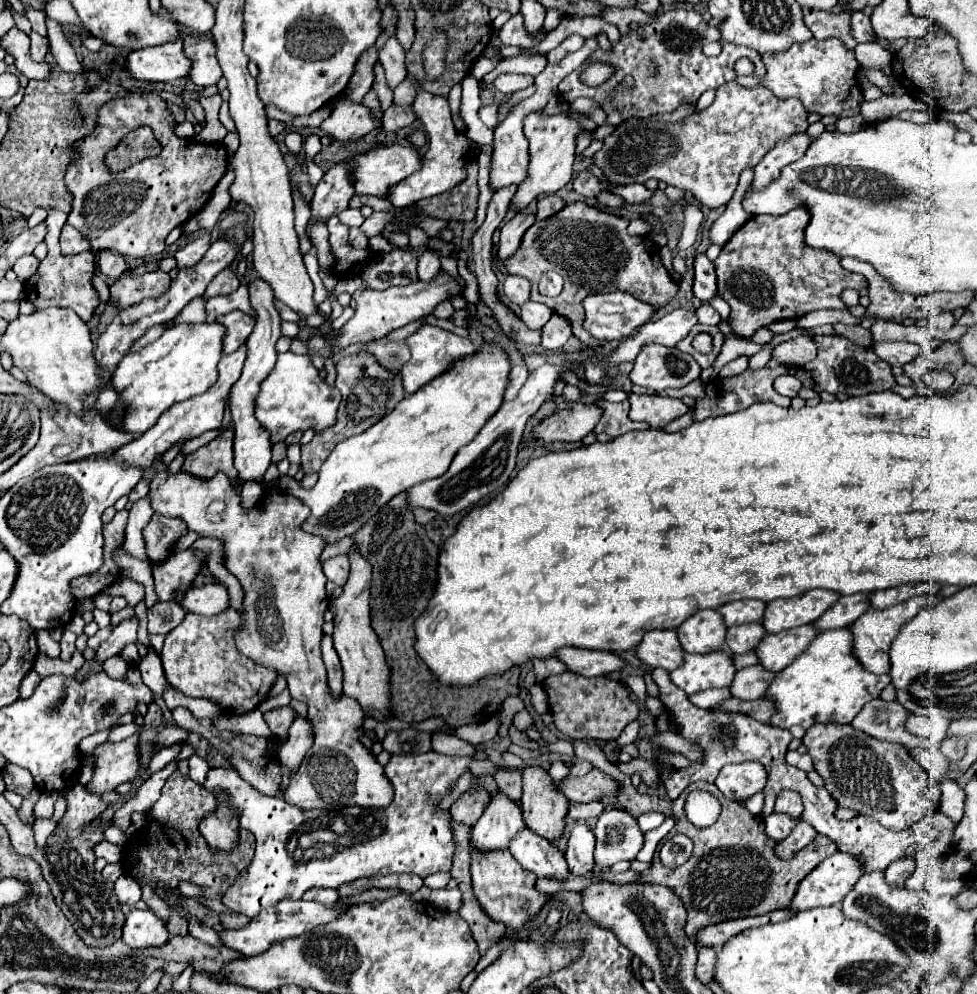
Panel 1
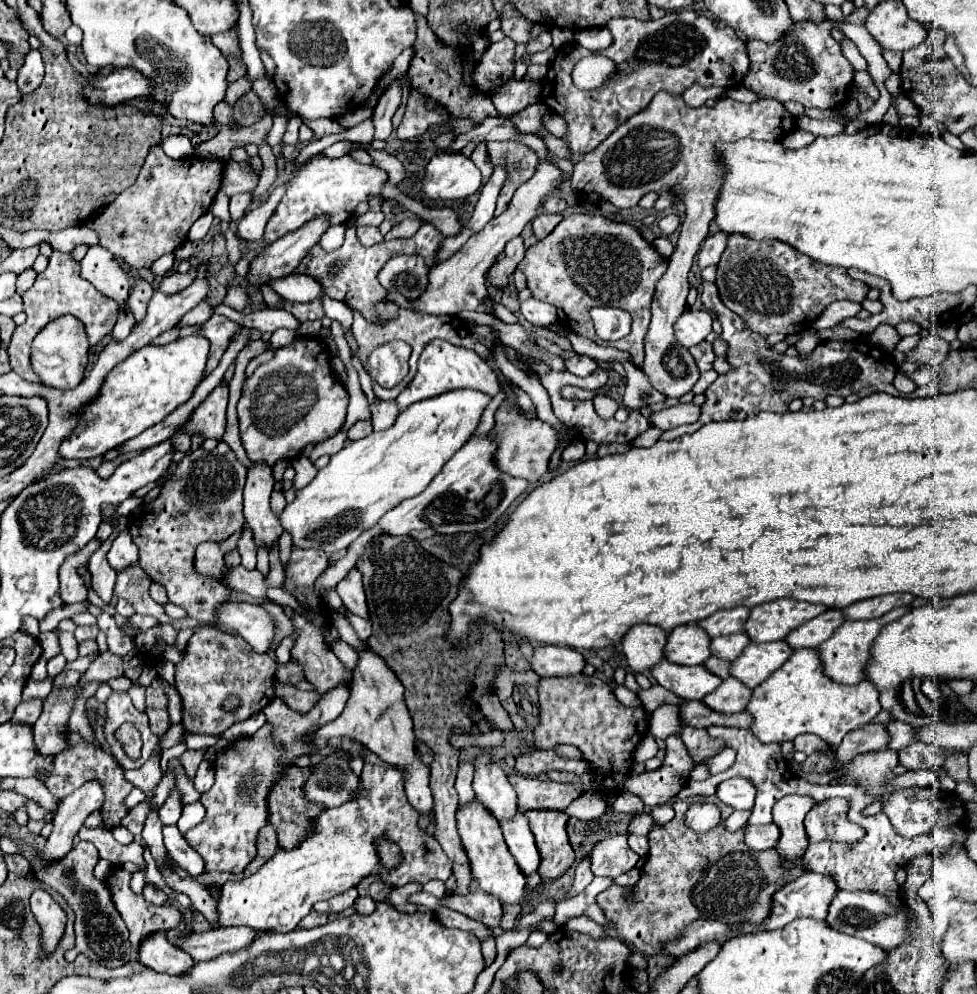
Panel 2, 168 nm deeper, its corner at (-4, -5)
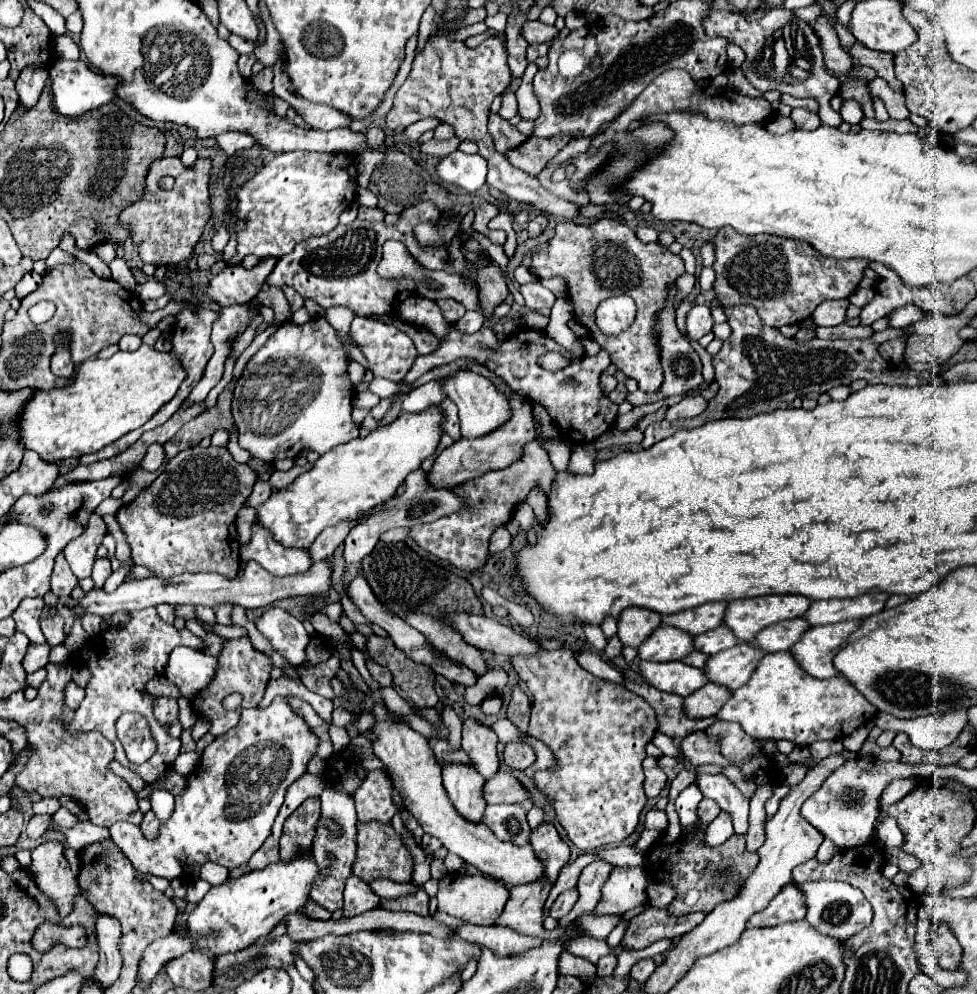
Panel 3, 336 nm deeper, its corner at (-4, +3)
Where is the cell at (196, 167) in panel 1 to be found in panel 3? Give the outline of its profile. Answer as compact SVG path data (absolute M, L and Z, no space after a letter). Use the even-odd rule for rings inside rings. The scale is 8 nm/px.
M158 158L150 164L142 198L128 204L120 212L120 226L130 230L132 242L142 262L170 266L188 260L192 256L192 250L198 238L202 236L208 218L212 216L208 194L210 174L212 174L210 158L198 158L192 166L184 166L180 158ZM162 176L176 178L172 190L166 192L158 186L158 180Z

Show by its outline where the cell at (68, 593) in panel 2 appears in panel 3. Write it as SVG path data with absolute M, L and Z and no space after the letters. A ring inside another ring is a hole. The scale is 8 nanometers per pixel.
M60 552L60 556L56 556L54 574L52 574L52 582L50 584L52 584L52 592L58 598L68 598L70 592L78 586L78 578L68 568L68 562L64 560L64 554L62 552Z

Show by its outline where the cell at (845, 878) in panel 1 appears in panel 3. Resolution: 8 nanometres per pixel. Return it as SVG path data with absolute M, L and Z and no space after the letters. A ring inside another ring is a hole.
M786 884L778 896L774 896L770 900L770 904L754 914L750 918L750 926L776 926L776 924L784 924L784 922L792 922L792 920L800 920L806 916L806 908L804 908L804 896L800 892L800 888L796 884Z

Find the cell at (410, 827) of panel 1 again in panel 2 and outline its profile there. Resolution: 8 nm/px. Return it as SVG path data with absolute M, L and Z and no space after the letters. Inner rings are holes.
M364 764L362 776L360 776L360 796L354 802L346 802L338 808L328 808L320 820L316 820L316 836L310 836L294 848L292 852L280 850L274 858L270 858L256 874L250 878L242 878L236 882L226 882L220 888L220 898L218 898L218 926L236 926L240 922L246 922L244 926L250 926L256 932L292 932L298 922L312 910L314 902L318 900L330 900L336 894L346 892L348 888L356 886L364 876L380 872L384 882L392 886L404 886L408 882L420 882L426 884L428 880L448 880L452 874L452 862L436 842L436 838L428 836L424 830L418 828L418 814L412 810L404 796L404 780L402 772L388 766L388 764ZM378 838L392 840L400 846L402 850L402 864L394 870L380 868L378 856L376 856L376 846L374 842Z

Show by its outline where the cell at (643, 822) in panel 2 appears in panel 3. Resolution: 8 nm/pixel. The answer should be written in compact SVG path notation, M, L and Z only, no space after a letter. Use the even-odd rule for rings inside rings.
M648 810L646 818L644 818L644 828L654 828L654 830L666 830L668 828L668 818L666 818L666 812L662 810Z

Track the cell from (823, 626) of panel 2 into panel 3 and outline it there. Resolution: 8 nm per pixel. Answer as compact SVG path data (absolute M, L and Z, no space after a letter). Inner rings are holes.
M792 618L792 620L776 622L776 624L764 628L758 634L756 640L754 640L754 644L758 644L766 652L790 650L804 636L804 632L808 632L810 628L812 626L804 618Z

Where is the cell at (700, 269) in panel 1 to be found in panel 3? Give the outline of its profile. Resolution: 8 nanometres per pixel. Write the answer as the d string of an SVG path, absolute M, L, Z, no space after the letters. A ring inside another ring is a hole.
M752 306L724 308L728 324L732 326L732 336L724 342L722 350L712 358L716 372L716 382L720 390L710 400L708 408L690 420L660 420L646 428L642 446L650 448L652 444L668 438L676 430L696 428L708 420L720 418L750 418L762 412L772 412L778 408L788 408L796 396L806 396L808 392L828 392L830 388L850 384L858 378L864 378L868 384L888 384L888 386L920 386L930 382L928 376L916 378L916 372L910 376L902 374L894 364L888 364L880 354L878 346L896 336L904 336L902 330L886 328L884 332L874 332L868 340L810 340L794 342L792 338L782 336L776 328L764 326L760 316Z

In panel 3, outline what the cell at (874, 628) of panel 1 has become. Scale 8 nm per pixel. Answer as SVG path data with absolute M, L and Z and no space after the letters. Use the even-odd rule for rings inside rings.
M846 620L836 624L824 624L824 626L812 626L802 640L792 646L794 658L800 662L800 666L814 678L834 678L840 672L834 668L834 656L840 650L840 646L848 640L848 636L860 628L862 620Z

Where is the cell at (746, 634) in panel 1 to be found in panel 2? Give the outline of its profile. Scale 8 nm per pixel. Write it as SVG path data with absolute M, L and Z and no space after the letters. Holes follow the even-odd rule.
M738 632L738 634L730 634L730 636L712 638L710 652L712 652L712 656L718 656L722 660L736 660L736 656L740 656L742 648L748 644L750 644L748 636L744 636L744 632Z

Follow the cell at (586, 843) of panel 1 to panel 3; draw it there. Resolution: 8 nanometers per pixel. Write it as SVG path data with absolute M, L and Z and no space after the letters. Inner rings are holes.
M576 886L570 888L570 890L564 890L564 892L556 898L556 902L554 902L552 910L550 910L550 916L556 918L556 920L560 920L562 916L566 916L566 914L572 910L572 906L576 904L576 900L578 900L578 888L576 888Z

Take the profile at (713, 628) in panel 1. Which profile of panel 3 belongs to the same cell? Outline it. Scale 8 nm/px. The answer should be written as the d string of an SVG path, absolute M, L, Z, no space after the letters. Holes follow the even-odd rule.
M662 624L640 648L638 656L642 660L654 662L670 662L682 660L692 652L692 636L680 628Z

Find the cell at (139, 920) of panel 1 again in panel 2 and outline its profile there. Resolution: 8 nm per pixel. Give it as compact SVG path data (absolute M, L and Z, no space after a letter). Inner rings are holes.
M160 934L160 936L150 936L140 946L140 964L152 968L154 972L180 976L190 972L196 962L186 952L180 952L180 948L170 944L164 934Z

